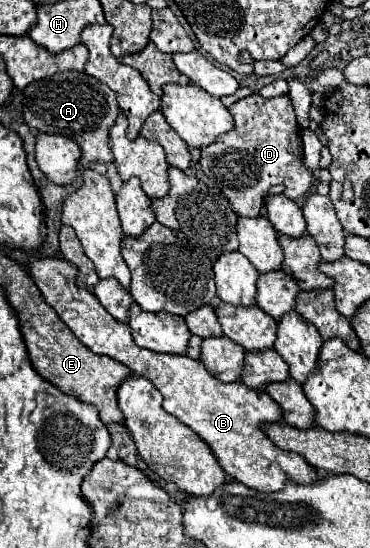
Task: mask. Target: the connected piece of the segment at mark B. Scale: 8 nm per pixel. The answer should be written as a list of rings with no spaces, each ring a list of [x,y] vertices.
[[[34,256],[28,260],[28,274],[38,286],[44,302],[56,310],[60,320],[70,326],[70,330],[86,348],[90,348],[94,354],[106,354],[122,362],[134,374],[148,378],[156,386],[156,390],[164,396],[164,410],[176,416],[210,446],[220,468],[230,478],[236,478],[248,488],[260,492],[282,490],[288,478],[294,482],[314,482],[318,478],[318,472],[304,462],[302,456],[280,450],[266,434],[262,434],[262,424],[282,420],[282,410],[268,394],[252,390],[240,380],[224,384],[208,374],[200,360],[192,360],[184,354],[170,356],[136,346],[128,326],[110,318],[92,292],[74,284],[78,270],[72,262],[66,262],[64,258]]]

